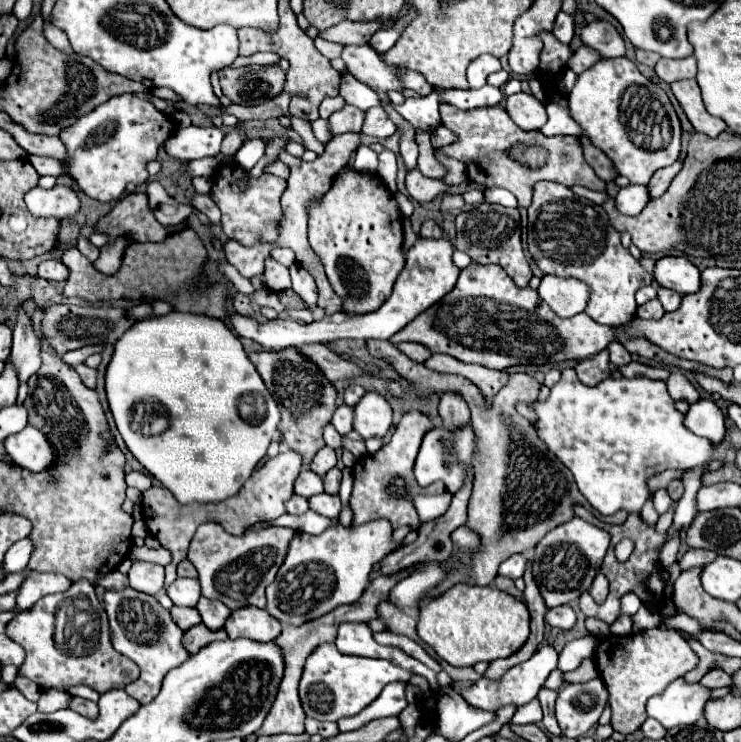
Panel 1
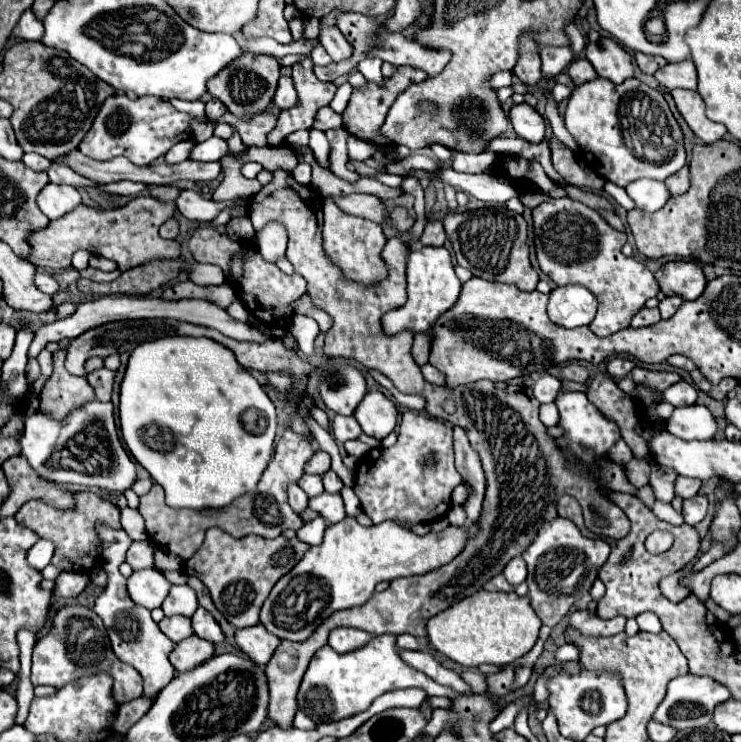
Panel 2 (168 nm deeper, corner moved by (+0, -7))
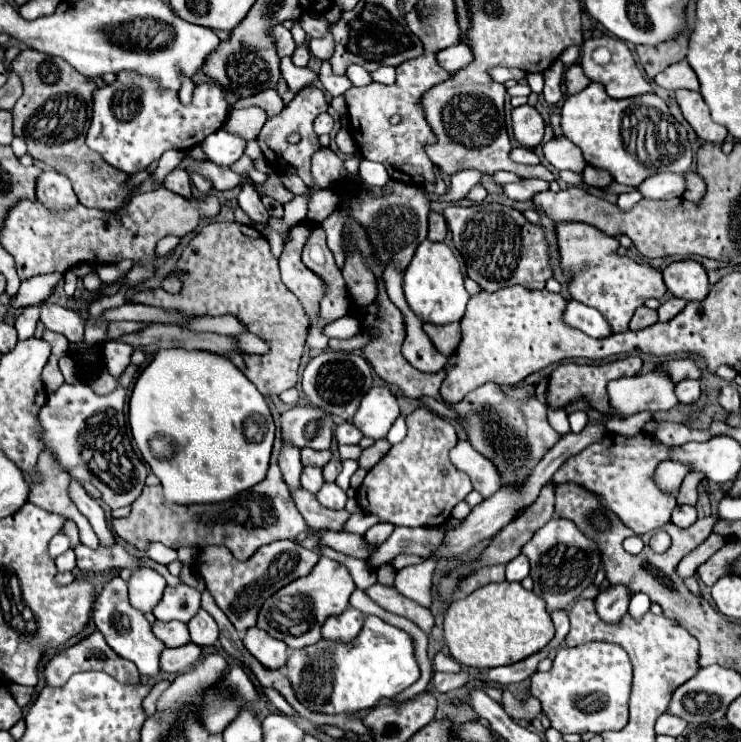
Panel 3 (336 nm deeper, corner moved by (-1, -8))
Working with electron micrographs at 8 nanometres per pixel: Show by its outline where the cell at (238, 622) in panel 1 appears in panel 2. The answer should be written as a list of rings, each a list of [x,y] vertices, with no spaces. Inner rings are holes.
[[[260,623],[254,627],[238,629],[234,639],[236,639],[238,649],[258,665],[266,665],[270,661],[274,649],[280,643],[280,639],[270,635],[270,631],[266,631]]]

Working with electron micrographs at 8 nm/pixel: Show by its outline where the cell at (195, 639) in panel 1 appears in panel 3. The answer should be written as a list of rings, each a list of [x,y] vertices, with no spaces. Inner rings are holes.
[[[185,644],[181,648],[165,648],[161,652],[159,664],[163,672],[185,672],[201,658],[201,648],[195,644]]]

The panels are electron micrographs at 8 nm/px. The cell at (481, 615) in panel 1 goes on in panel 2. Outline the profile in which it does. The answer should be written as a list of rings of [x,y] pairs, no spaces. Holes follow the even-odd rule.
[[[478,591],[462,601],[454,603],[446,611],[434,615],[428,625],[428,641],[434,649],[462,667],[478,667],[482,663],[508,665],[524,657],[536,643],[540,631],[540,619],[530,607],[528,597],[502,591]]]

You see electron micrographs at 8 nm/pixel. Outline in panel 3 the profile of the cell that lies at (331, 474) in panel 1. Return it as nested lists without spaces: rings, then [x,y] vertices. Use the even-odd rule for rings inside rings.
[[[329,460],[323,466],[323,478],[325,478],[325,482],[335,482],[339,472],[341,472],[341,460]]]

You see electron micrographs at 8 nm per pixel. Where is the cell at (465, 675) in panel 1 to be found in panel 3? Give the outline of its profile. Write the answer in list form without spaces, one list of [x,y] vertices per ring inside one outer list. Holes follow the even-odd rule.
[[[503,690],[503,708],[513,720],[527,720],[527,722],[533,722],[541,712],[539,700],[529,698],[527,702],[519,702],[513,698],[509,690]]]

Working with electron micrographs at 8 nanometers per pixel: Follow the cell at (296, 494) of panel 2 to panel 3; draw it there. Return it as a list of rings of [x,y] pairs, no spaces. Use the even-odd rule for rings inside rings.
[[[283,442],[281,454],[279,454],[279,468],[281,468],[283,478],[285,478],[285,482],[287,482],[289,488],[301,486],[299,484],[299,476],[301,476],[303,464],[299,460],[299,448],[297,446],[293,446],[289,442]]]

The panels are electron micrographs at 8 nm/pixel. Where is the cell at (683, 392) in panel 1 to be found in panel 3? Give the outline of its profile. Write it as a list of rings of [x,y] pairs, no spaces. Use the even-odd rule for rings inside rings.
[[[683,380],[675,386],[675,394],[677,394],[679,402],[691,404],[701,396],[701,382],[699,380]]]

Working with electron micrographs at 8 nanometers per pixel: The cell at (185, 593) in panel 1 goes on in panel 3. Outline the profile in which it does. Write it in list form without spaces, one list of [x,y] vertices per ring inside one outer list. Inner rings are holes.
[[[185,584],[167,586],[163,598],[153,608],[153,614],[157,620],[179,620],[187,624],[201,608],[199,602],[201,602],[201,594],[195,588]]]

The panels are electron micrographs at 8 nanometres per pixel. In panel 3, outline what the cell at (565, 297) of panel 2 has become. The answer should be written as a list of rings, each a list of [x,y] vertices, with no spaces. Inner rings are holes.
[[[569,300],[567,310],[565,310],[565,320],[573,328],[585,332],[591,338],[607,338],[613,334],[609,322],[603,318],[599,310],[583,306],[581,302],[575,302],[575,300]]]

